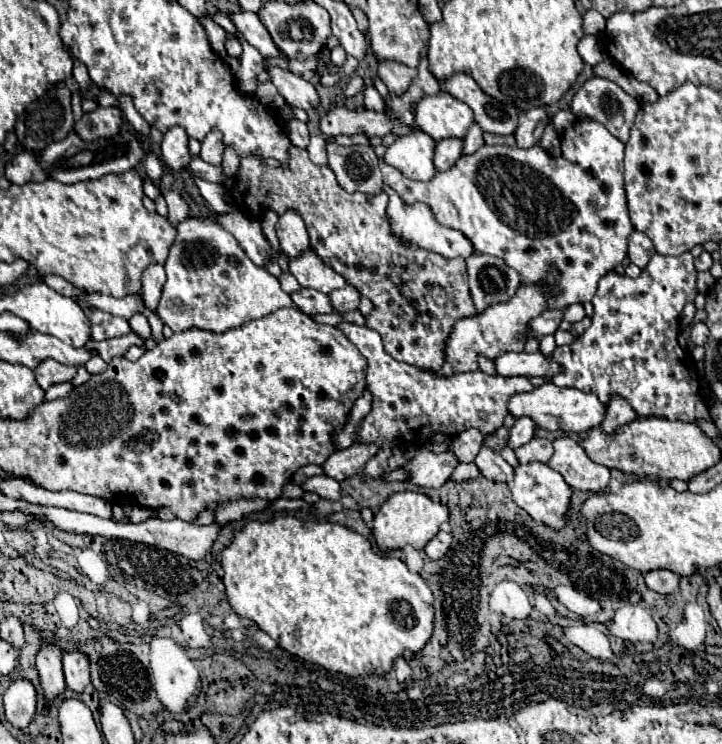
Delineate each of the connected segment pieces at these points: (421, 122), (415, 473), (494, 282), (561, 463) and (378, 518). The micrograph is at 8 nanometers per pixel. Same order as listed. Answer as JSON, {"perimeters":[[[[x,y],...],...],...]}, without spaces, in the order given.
{"perimeters":[[[[448,93],[424,95],[416,103],[416,127],[434,141],[446,137],[466,137],[474,123],[472,109]]],[[[418,449],[416,457],[406,465],[412,473],[412,481],[422,487],[442,487],[450,473],[454,473],[454,465],[458,465],[458,457],[448,449],[444,453],[430,453],[428,449]]],[[[472,255],[466,259],[468,283],[474,305],[484,311],[492,303],[508,301],[520,287],[520,277],[500,257]]],[[[558,437],[552,441],[552,445],[554,455],[548,461],[548,467],[558,471],[570,487],[592,493],[606,489],[610,471],[604,465],[594,463],[578,441],[570,437]]],[[[396,493],[384,505],[380,511],[374,515],[374,537],[380,549],[402,549],[406,543],[412,545],[414,549],[424,549],[424,545],[436,537],[440,531],[440,525],[450,519],[450,509],[440,503],[432,501],[428,495],[422,493]]]]}

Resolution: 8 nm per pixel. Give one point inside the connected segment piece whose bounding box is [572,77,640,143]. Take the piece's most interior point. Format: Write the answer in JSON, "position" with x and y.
{"position":[600,99]}

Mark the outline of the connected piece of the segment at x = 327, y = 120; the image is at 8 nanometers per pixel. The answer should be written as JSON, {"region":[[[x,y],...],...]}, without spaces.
{"region":[[[332,105],[326,115],[318,121],[318,127],[324,135],[328,137],[338,137],[342,133],[346,135],[378,135],[384,137],[386,133],[396,133],[396,135],[406,135],[412,129],[404,127],[400,121],[392,123],[386,113],[376,113],[376,111],[352,111],[346,109],[344,105]]]}

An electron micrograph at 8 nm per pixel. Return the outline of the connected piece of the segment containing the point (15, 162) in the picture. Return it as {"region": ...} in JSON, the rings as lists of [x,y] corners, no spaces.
{"region":[[[22,151],[12,157],[6,165],[6,179],[14,185],[24,185],[28,181],[46,181],[48,173],[38,163],[38,155],[30,151]]]}

